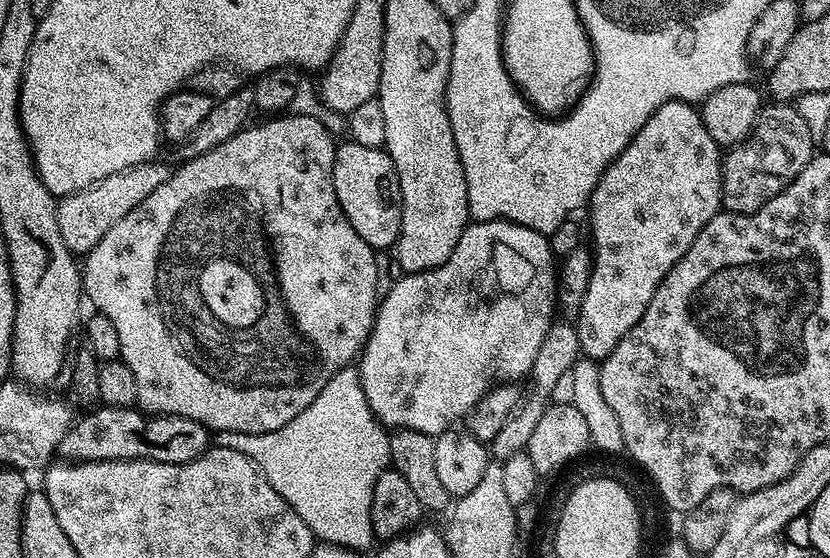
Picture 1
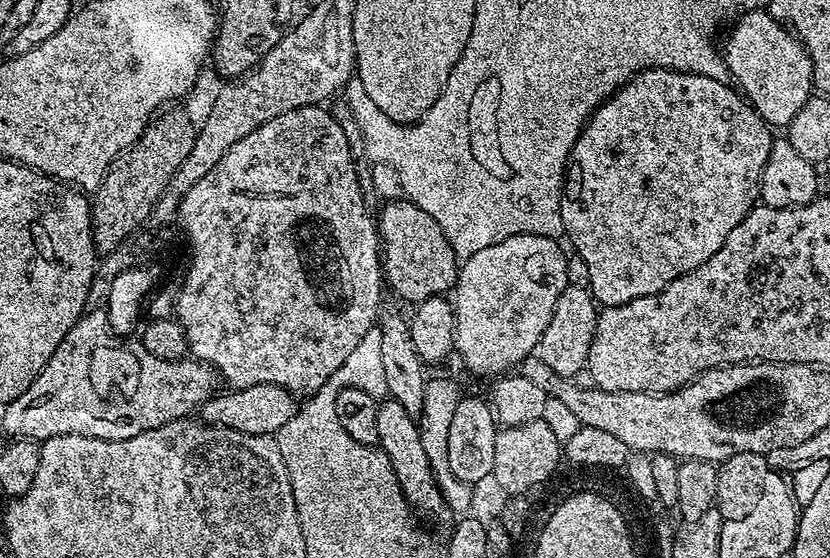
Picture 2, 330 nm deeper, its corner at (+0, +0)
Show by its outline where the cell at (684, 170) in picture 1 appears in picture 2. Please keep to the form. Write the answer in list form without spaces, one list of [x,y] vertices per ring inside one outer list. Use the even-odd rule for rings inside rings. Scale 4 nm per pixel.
[[[647,68],[645,72],[638,72],[627,84],[623,84],[621,88],[617,88],[599,108],[589,117],[584,129],[580,131],[580,137],[576,139],[576,144],[572,148],[570,163],[566,169],[566,179],[564,181],[564,191],[560,198],[560,213],[562,214],[562,222],[564,223],[564,236],[573,244],[575,255],[582,258],[582,262],[586,262],[586,266],[590,270],[590,291],[593,300],[597,305],[604,308],[613,308],[614,306],[622,306],[626,302],[634,302],[634,298],[646,298],[650,294],[658,294],[666,286],[670,286],[670,282],[674,282],[682,274],[686,274],[690,270],[694,270],[698,266],[702,266],[702,262],[706,262],[710,258],[714,258],[714,254],[718,254],[718,250],[722,250],[722,244],[726,242],[726,238],[730,238],[730,232],[734,230],[734,226],[738,226],[738,222],[742,222],[746,218],[746,214],[757,207],[758,193],[760,191],[760,175],[764,169],[764,164],[770,158],[770,150],[774,139],[773,129],[764,123],[756,109],[748,103],[747,99],[735,87],[727,88],[729,85],[722,80],[714,78],[706,78],[699,76],[693,72],[670,72],[658,68]]]

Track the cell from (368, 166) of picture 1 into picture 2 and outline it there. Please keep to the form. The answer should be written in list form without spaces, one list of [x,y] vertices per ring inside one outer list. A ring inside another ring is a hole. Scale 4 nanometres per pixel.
[[[407,198],[389,200],[378,212],[378,235],[382,253],[382,276],[396,296],[419,302],[431,296],[444,296],[456,287],[458,257],[447,231],[433,213]]]

